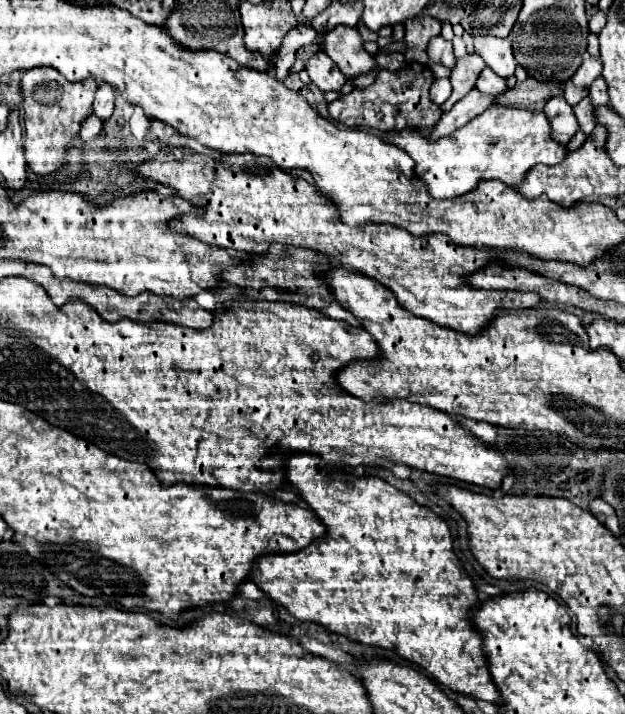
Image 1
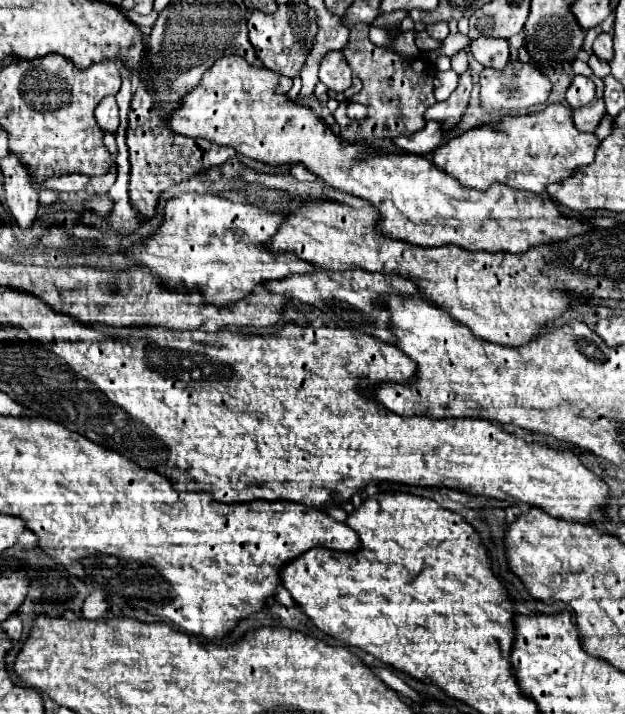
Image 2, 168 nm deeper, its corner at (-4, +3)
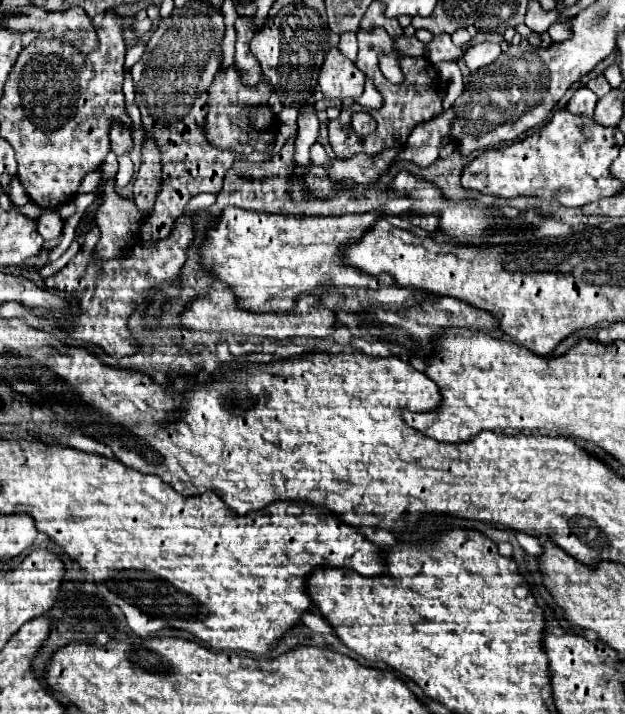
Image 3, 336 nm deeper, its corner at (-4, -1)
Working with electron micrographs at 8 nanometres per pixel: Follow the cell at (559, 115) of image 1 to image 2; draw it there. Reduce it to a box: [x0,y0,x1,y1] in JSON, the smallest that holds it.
[563,99,605,133]

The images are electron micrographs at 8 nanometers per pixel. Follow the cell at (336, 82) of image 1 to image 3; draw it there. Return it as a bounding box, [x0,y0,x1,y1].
[319,47,365,99]

